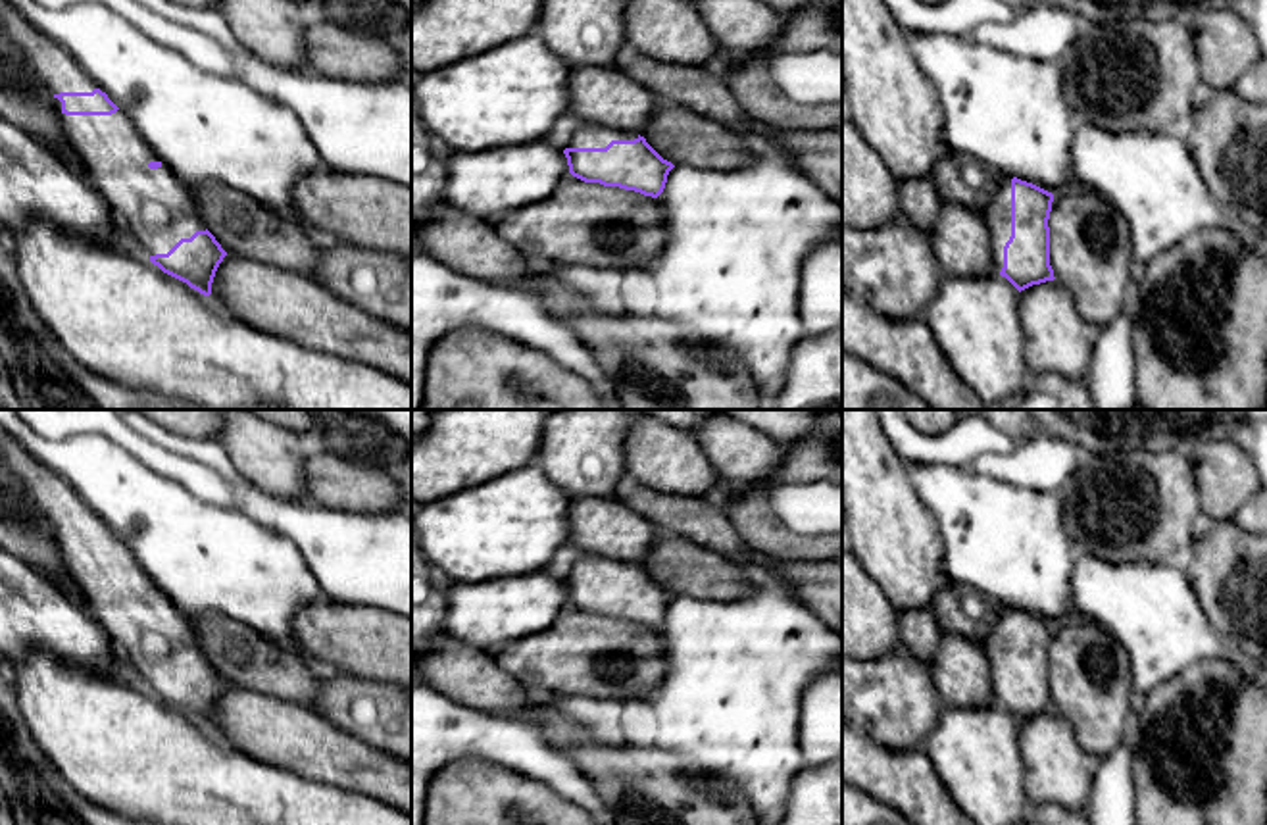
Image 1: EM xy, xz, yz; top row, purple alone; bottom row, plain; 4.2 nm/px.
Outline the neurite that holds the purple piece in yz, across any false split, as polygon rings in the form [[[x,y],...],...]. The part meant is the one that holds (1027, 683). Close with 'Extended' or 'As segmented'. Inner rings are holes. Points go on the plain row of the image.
[[[990,608],[996,612],[996,621],[982,648],[996,704],[1019,723],[1054,712],[1048,658],[1054,625],[1017,608]]]. Extended

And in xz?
[[[586,552],[563,581],[569,604],[584,613],[658,629],[675,598],[644,567]]]. Extended

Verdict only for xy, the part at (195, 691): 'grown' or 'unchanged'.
grown

